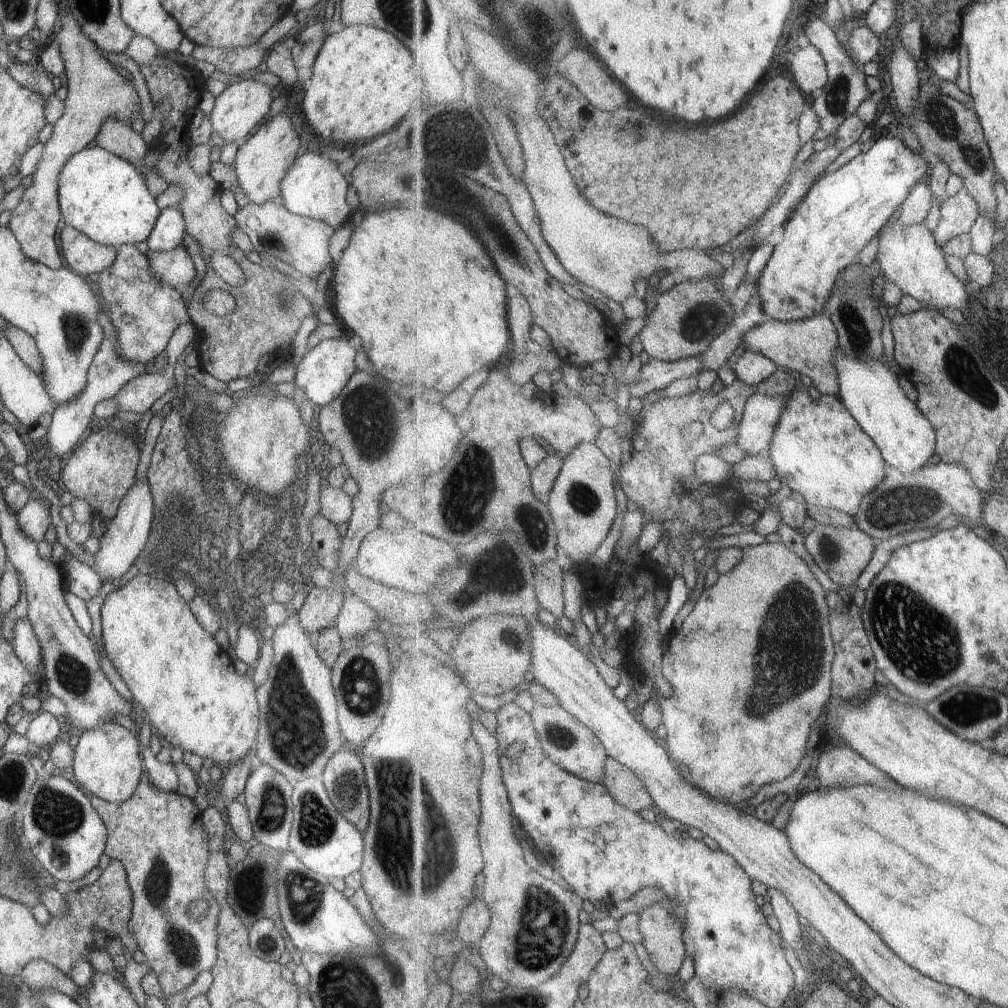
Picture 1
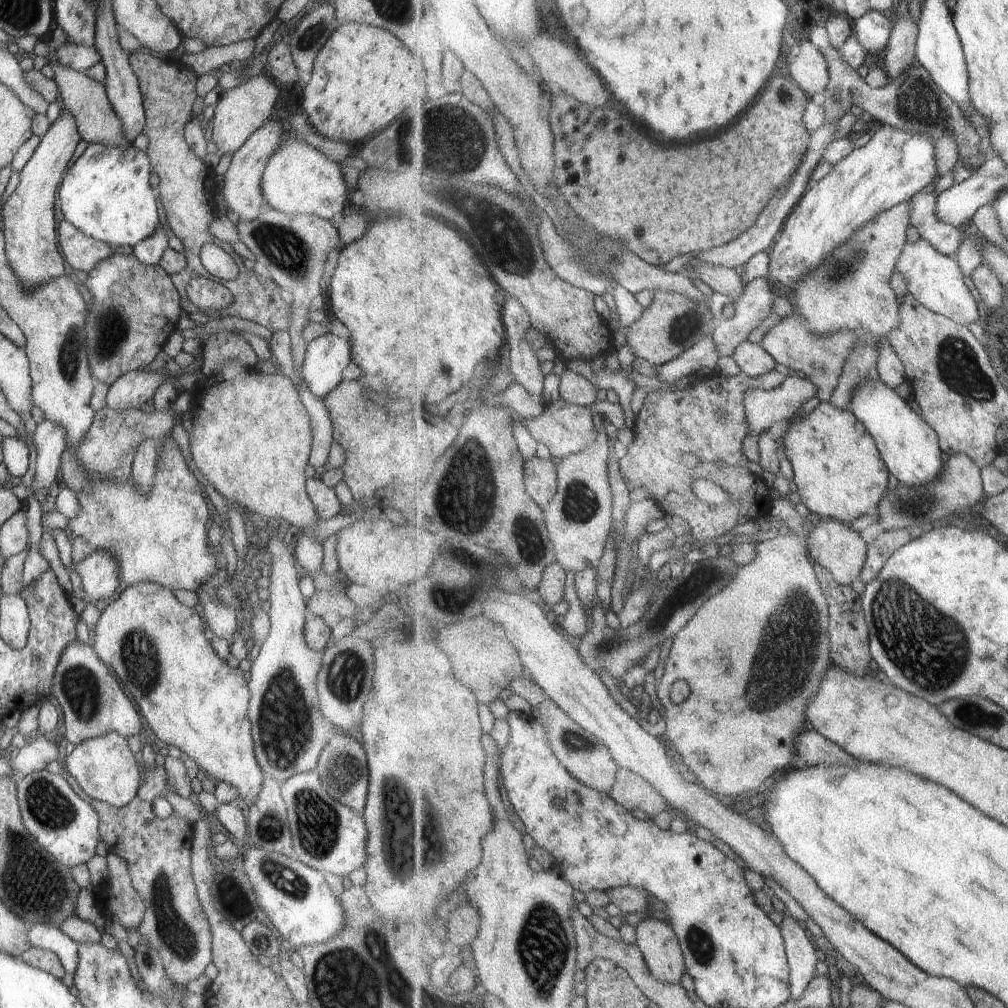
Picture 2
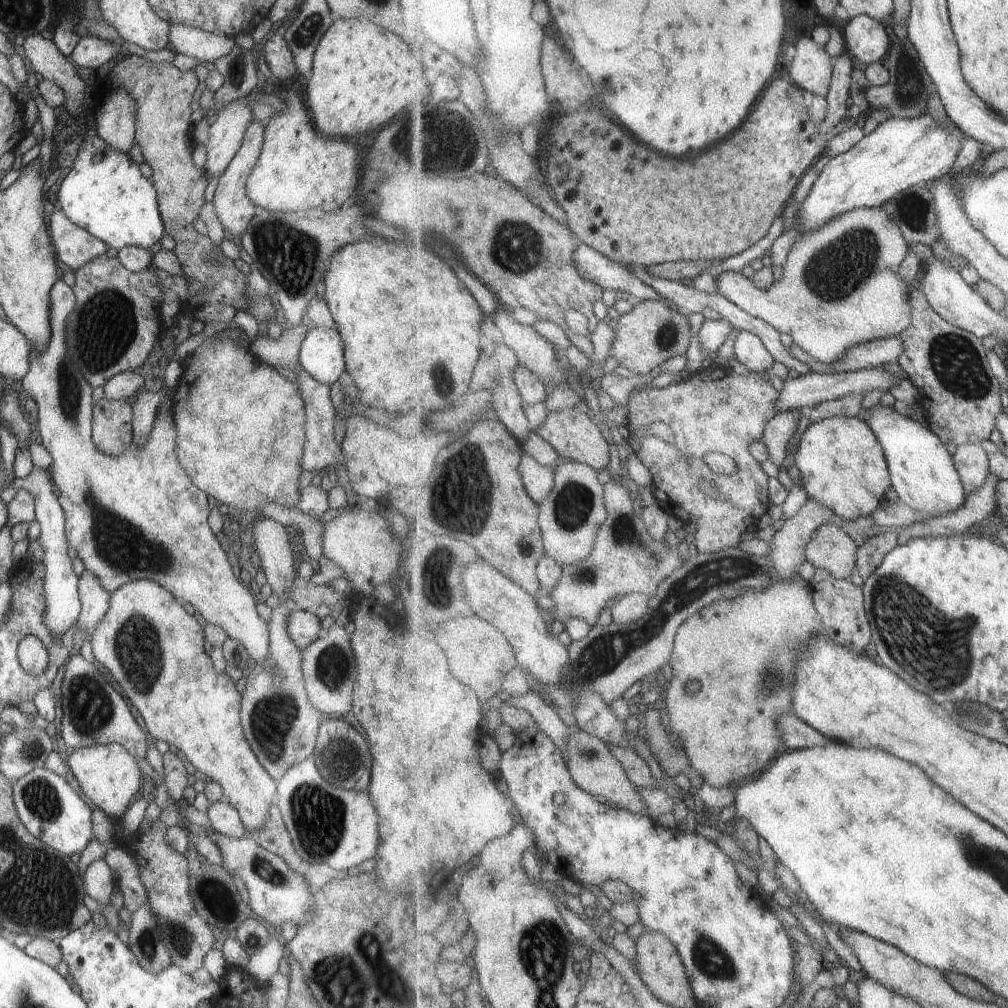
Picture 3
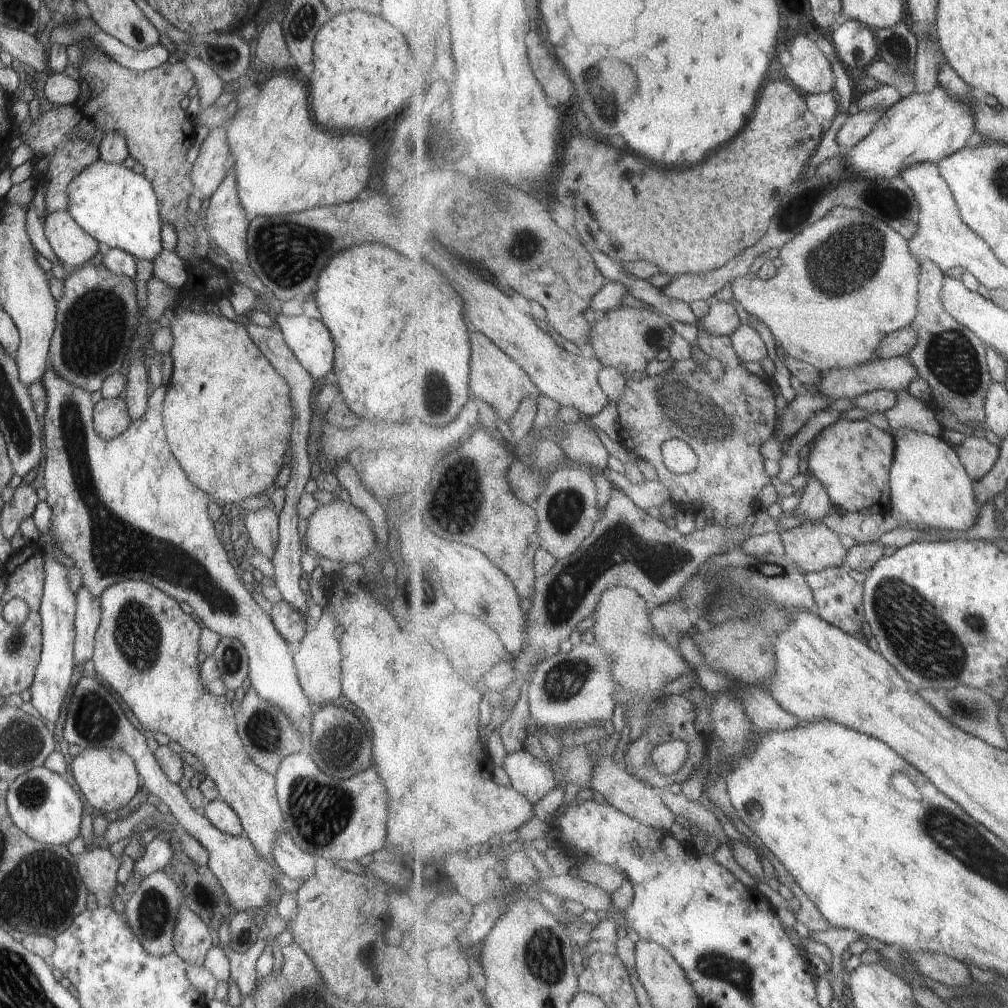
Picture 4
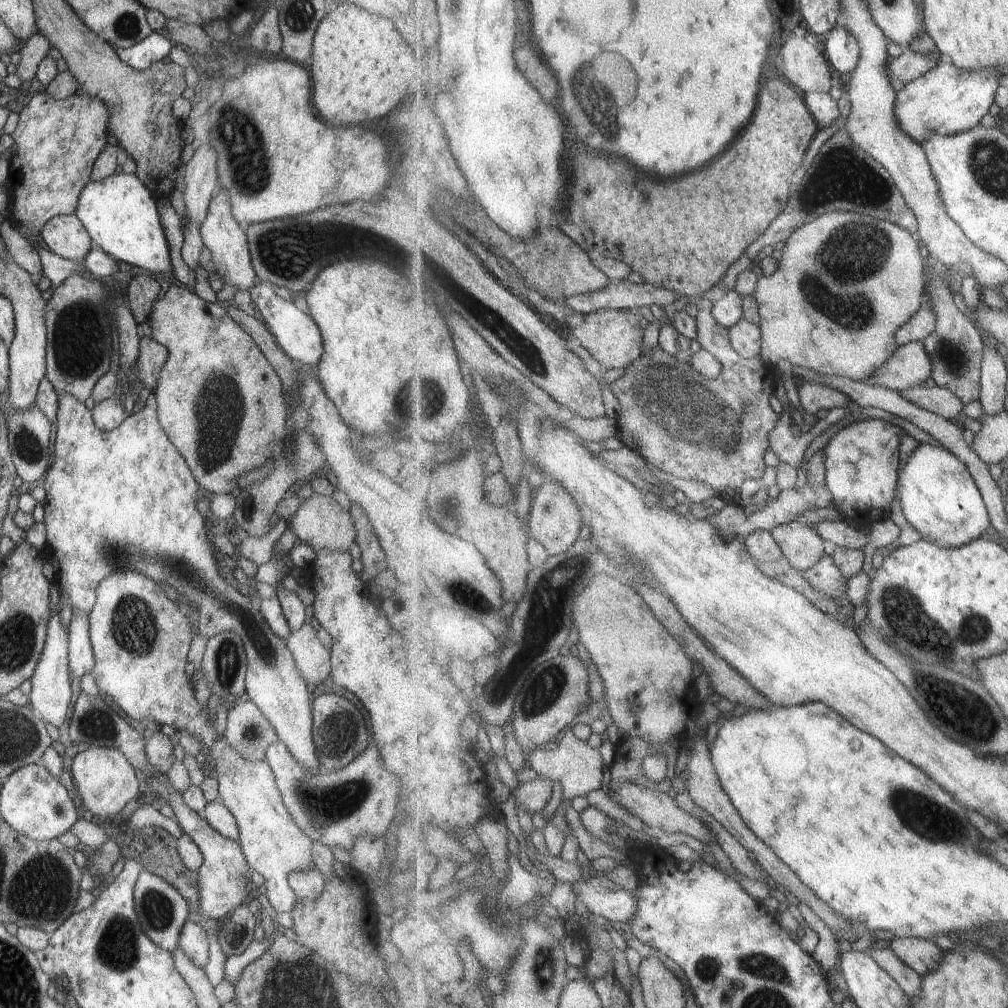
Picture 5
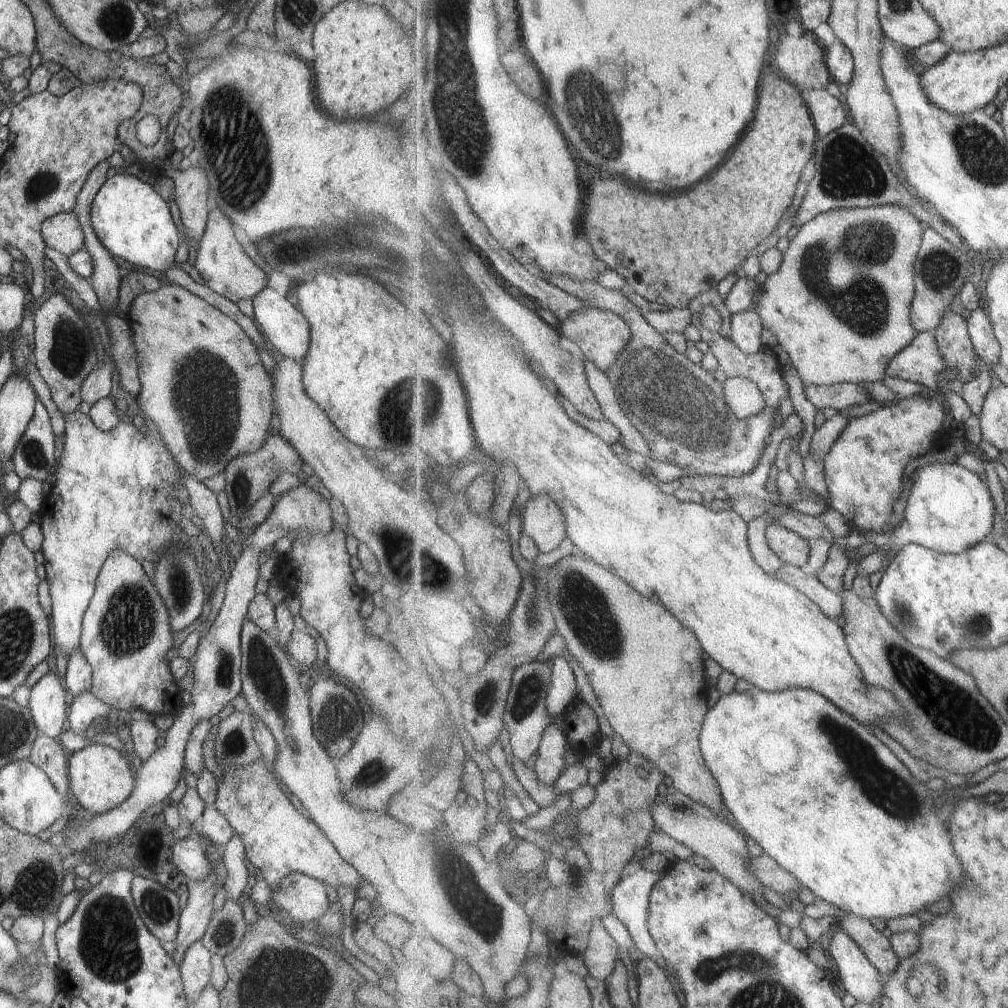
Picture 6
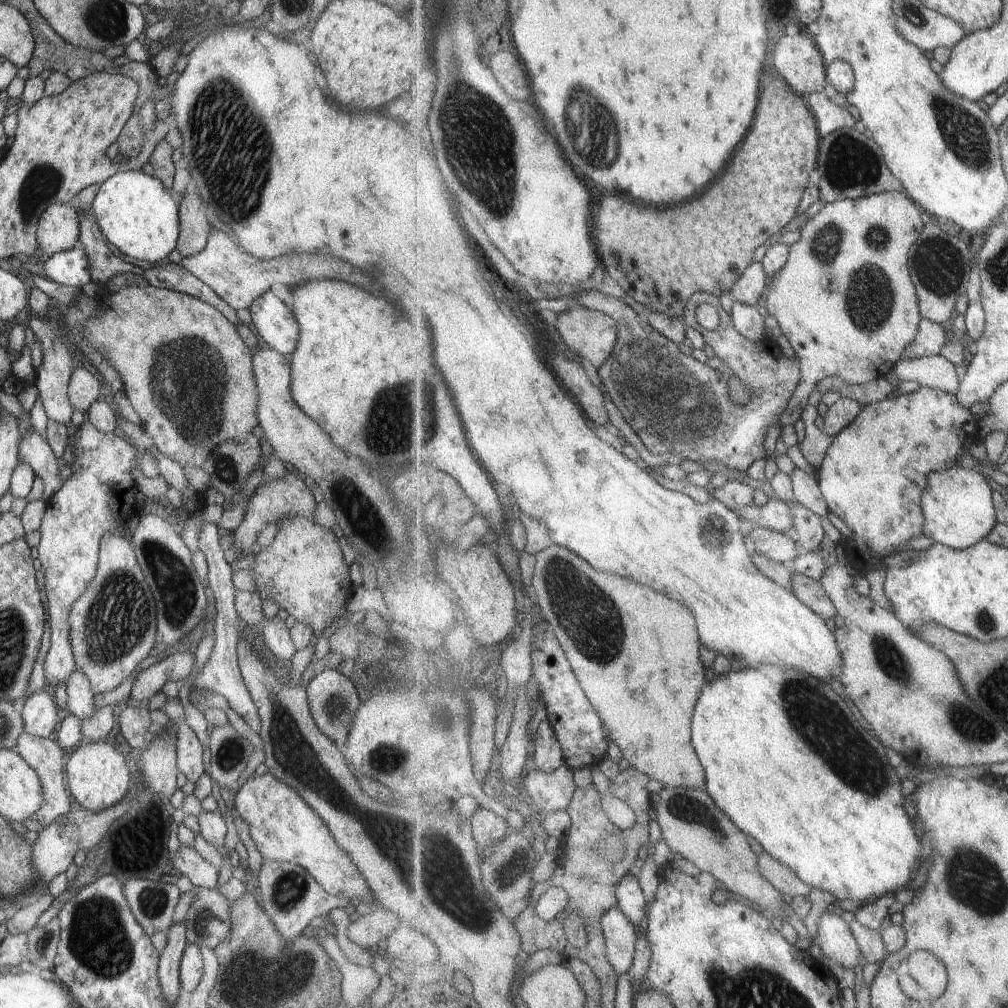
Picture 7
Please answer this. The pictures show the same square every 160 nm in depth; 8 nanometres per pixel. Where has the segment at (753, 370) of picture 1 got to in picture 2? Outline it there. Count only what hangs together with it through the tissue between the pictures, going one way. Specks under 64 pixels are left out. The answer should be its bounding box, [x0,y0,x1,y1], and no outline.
[733,341,778,378]

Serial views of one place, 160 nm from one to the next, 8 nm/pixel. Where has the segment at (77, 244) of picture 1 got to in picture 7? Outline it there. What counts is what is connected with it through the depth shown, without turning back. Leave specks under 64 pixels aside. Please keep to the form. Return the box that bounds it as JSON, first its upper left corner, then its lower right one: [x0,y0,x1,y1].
[36,204,78,258]

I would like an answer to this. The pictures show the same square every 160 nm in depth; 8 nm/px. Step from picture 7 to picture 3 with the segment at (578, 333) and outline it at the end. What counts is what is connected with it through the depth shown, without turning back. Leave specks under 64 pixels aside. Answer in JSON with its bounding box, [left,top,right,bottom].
[613,301,692,376]

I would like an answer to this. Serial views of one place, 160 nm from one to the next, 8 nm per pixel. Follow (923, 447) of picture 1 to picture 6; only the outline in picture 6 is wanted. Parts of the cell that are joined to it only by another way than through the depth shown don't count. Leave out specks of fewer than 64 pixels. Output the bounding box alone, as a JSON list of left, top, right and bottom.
[865,462,995,554]

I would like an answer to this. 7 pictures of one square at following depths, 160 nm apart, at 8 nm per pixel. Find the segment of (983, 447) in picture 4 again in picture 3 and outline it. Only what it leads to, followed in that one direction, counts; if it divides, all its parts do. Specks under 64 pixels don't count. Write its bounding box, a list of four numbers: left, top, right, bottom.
[954,445,990,499]

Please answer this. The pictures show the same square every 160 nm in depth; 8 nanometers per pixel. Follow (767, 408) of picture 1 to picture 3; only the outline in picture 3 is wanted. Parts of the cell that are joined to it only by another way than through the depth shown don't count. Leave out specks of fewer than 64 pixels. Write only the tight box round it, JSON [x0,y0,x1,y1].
[775,366,900,412]

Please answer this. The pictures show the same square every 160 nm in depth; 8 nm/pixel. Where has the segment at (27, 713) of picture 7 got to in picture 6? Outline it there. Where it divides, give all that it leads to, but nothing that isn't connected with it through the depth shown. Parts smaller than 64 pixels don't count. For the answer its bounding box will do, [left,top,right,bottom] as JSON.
[28,671,65,739]

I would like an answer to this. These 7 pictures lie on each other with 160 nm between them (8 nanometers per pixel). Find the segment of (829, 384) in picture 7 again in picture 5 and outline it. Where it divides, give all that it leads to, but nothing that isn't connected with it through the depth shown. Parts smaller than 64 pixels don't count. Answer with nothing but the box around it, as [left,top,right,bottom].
[798,382,850,415]

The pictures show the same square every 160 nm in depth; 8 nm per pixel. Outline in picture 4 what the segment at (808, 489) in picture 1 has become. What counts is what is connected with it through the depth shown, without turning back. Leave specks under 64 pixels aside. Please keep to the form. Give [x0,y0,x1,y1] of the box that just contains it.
[808,419,895,513]

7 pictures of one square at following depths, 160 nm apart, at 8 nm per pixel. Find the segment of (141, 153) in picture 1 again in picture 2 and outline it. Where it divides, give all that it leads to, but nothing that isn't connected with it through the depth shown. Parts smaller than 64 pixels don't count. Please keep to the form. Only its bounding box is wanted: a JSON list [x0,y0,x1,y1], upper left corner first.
[32,42,130,148]

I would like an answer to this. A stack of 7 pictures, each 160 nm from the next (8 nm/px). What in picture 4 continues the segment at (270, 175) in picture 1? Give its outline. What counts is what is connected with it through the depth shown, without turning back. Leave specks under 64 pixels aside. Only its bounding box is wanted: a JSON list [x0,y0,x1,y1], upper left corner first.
[204,165,248,265]

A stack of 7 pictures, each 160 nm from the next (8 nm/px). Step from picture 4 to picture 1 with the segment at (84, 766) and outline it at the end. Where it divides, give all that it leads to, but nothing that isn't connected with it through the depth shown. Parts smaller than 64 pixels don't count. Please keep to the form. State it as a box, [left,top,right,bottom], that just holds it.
[69,720,142,803]

